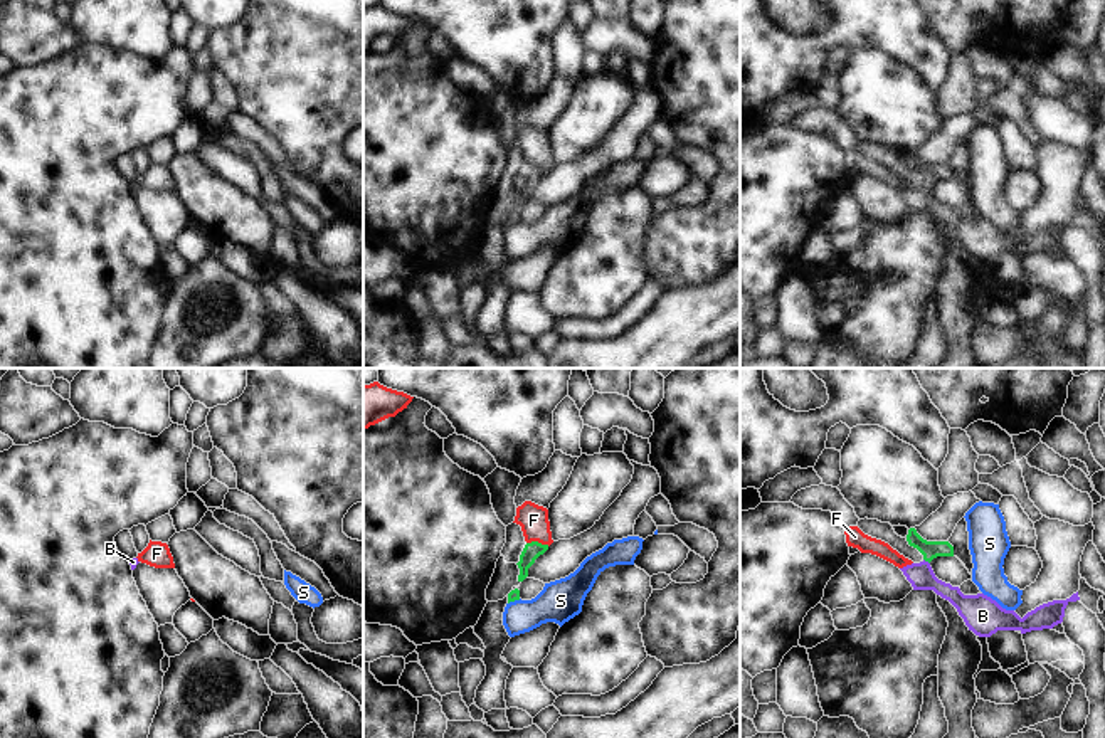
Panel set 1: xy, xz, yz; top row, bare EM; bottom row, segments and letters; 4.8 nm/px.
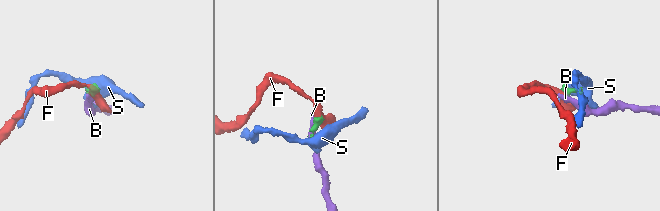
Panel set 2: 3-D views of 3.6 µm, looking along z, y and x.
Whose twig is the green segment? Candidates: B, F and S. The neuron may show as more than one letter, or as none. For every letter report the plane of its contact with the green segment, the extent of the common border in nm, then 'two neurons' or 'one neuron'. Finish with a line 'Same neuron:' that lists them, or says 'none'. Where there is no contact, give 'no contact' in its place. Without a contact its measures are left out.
B: contact in yz; length 40 nm; two neurons
F: contact in xz; length 110 nm; two neurons
S: contact in xz; length 70 nm; two neurons
Same neuron: none

